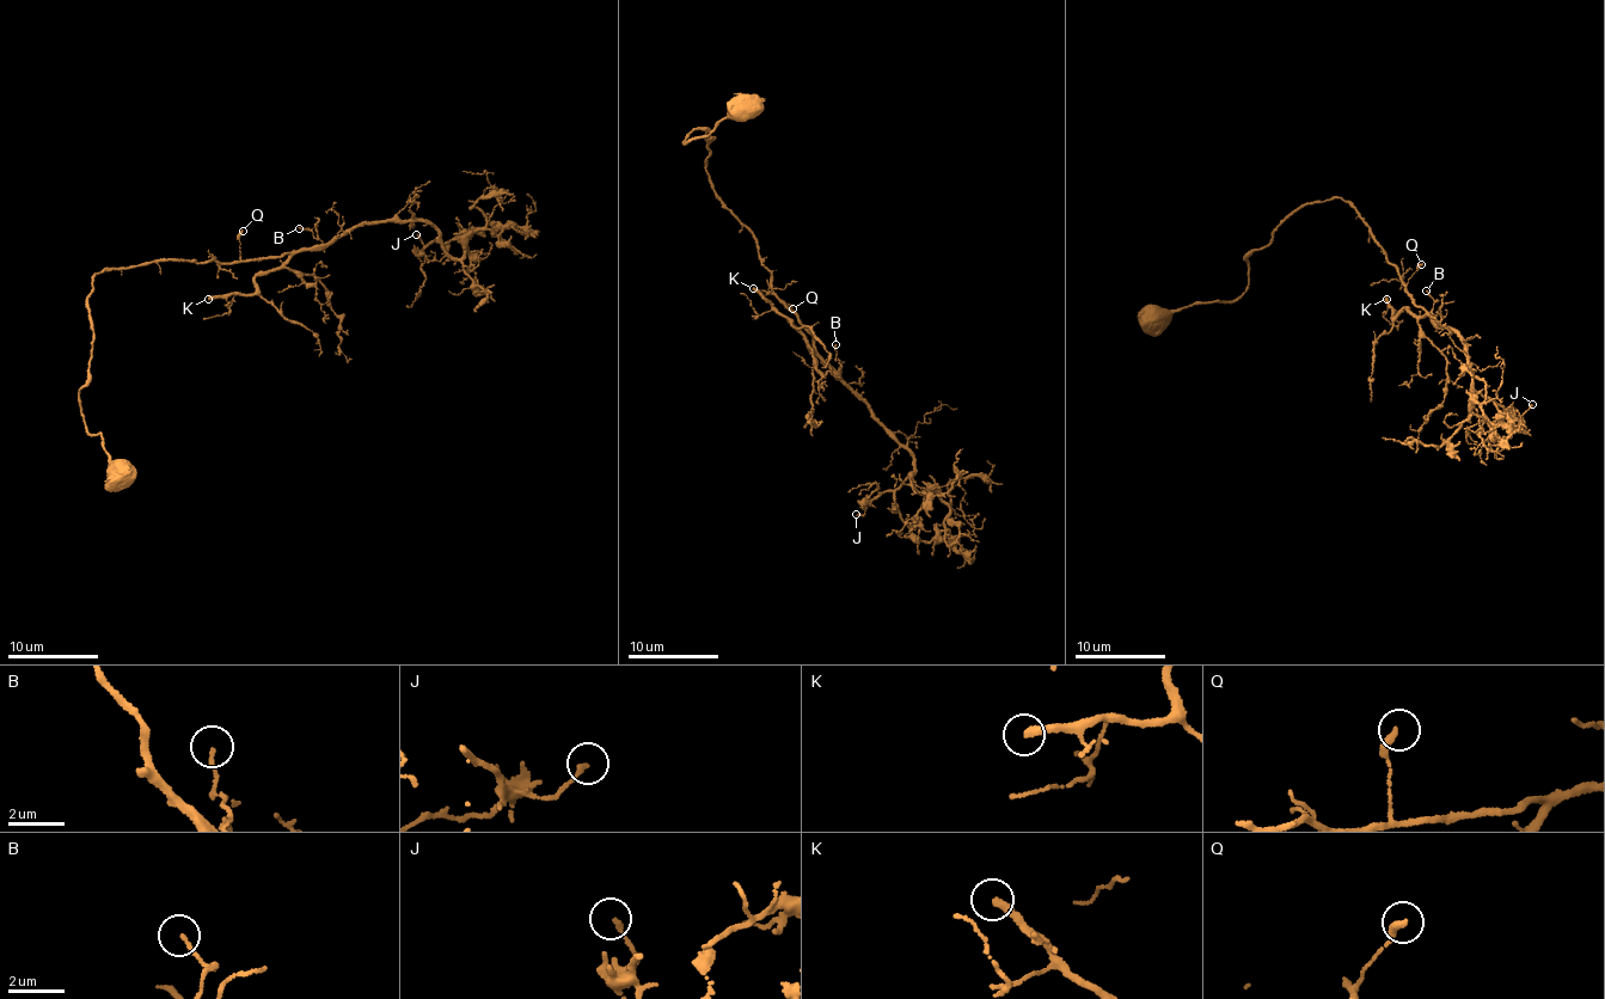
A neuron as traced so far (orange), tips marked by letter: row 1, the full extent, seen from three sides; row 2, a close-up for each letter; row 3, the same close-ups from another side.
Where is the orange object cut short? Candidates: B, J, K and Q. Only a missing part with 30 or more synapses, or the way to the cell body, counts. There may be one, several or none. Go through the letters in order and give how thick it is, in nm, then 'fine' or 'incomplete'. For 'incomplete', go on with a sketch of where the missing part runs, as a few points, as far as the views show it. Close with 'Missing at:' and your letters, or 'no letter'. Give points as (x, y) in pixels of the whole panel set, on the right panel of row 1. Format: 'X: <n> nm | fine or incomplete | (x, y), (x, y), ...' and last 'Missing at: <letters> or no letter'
B: 120 nm | fine
J: 160 nm | fine
K: 280 nm | incomplete | (1386, 299), (1370, 273), (1310, 351), (1317, 402), (1296, 365)
Q: 280 nm | fine
Missing at: K

